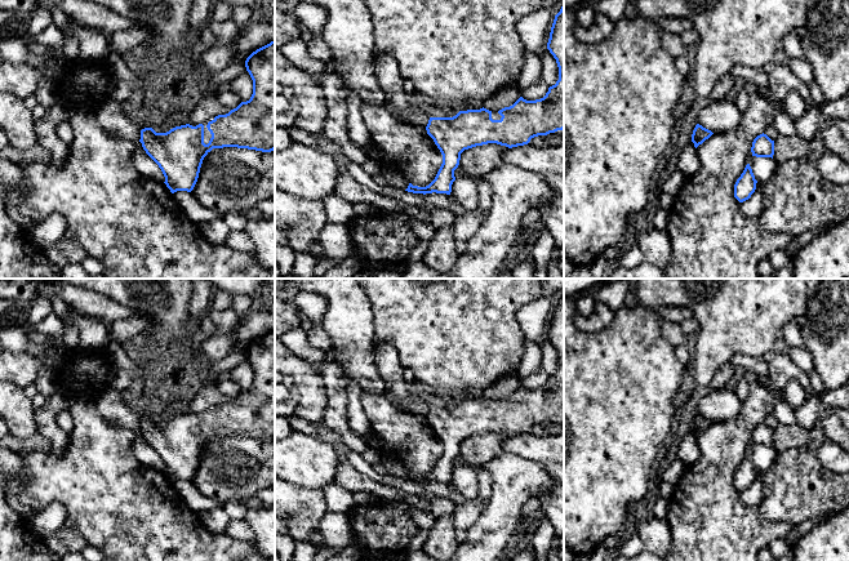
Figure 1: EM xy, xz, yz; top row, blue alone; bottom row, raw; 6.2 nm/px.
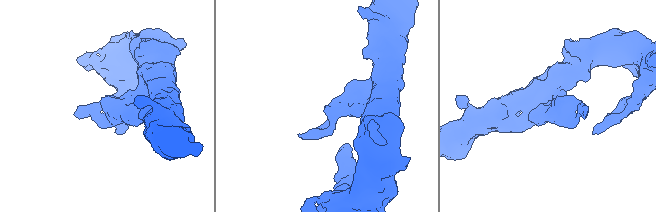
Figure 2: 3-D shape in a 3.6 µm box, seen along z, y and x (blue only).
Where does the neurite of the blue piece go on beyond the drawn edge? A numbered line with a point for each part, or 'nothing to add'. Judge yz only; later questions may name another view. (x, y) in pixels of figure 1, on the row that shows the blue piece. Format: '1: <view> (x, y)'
nothing to add

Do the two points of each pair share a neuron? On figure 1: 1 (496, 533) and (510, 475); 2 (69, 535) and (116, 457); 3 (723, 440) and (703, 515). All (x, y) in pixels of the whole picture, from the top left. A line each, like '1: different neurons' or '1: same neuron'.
1: same neuron
2: different neurons
3: same neuron

